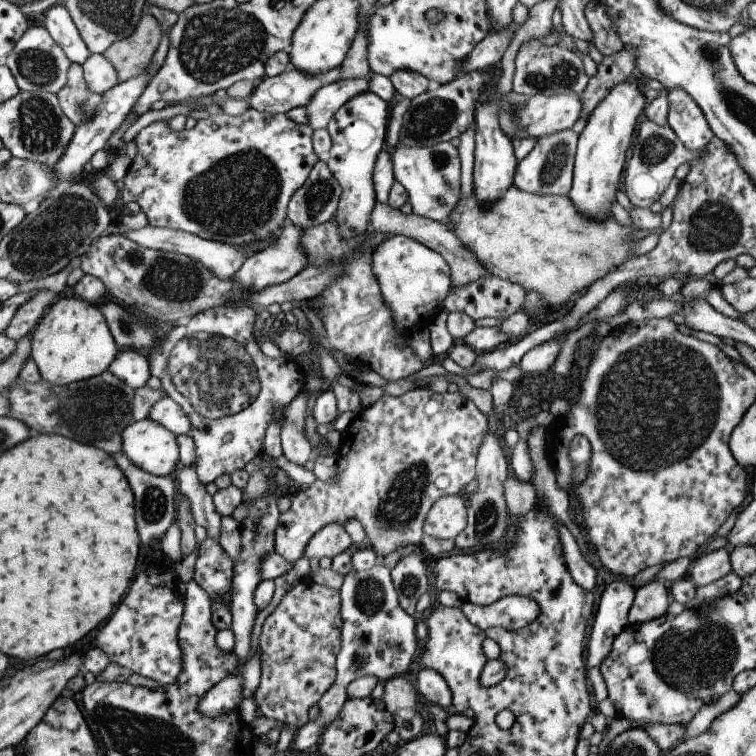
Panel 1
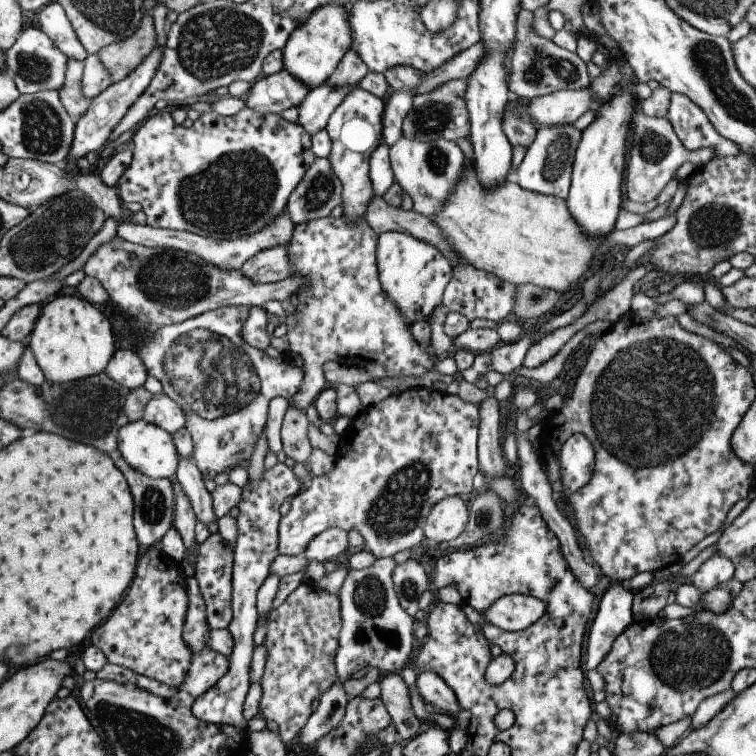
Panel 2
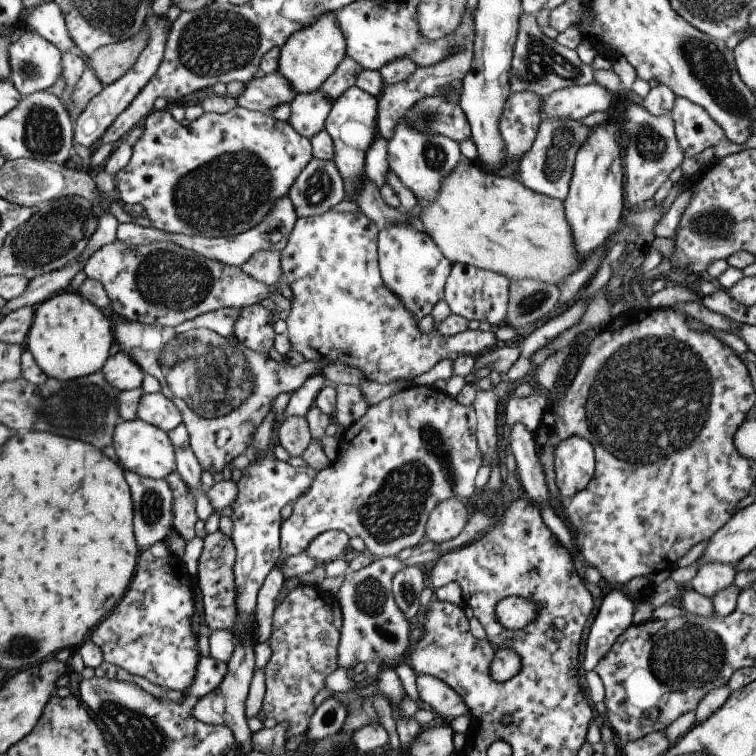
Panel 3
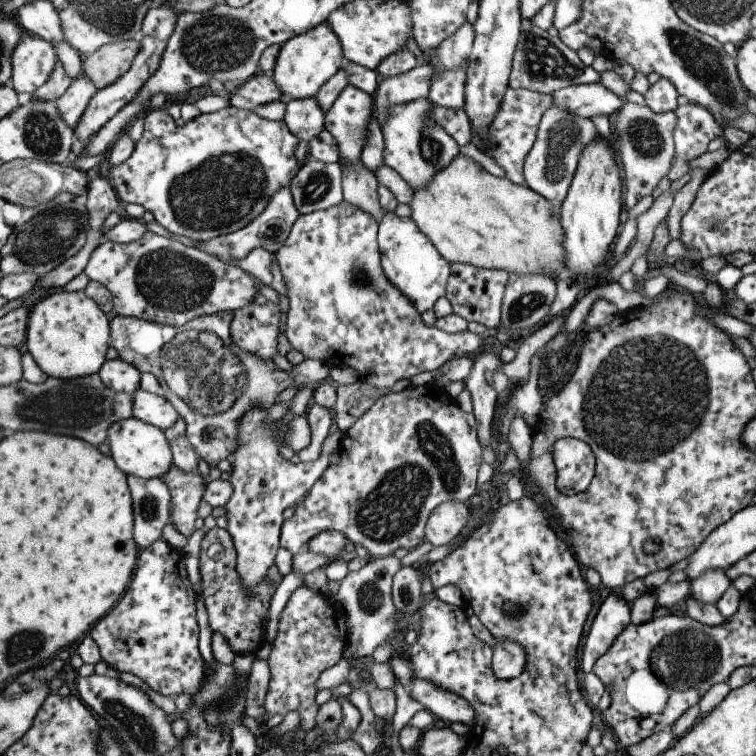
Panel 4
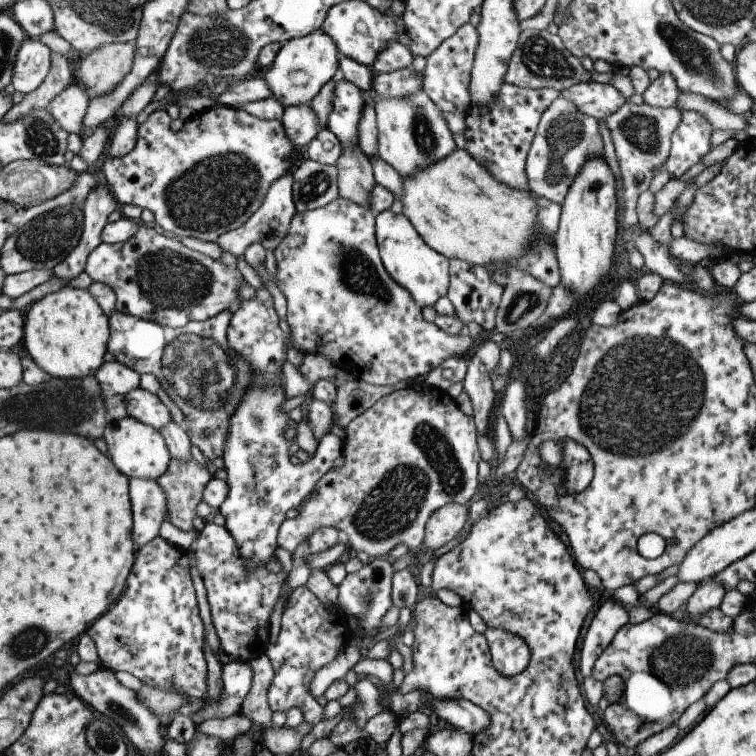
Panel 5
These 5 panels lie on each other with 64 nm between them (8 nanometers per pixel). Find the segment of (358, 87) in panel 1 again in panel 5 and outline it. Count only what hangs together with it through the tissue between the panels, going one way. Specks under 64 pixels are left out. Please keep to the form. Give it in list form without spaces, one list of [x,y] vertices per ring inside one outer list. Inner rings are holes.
[[[311,103],[287,106],[281,121],[296,150],[306,146],[321,131],[318,117],[312,110]]]

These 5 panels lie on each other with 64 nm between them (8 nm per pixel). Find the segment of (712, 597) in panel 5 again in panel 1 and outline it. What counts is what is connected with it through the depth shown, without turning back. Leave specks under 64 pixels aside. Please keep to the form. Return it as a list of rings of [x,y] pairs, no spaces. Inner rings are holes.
[[[723,547],[695,557],[688,572],[688,578],[696,587],[701,587],[724,578],[730,571],[732,567],[729,551]]]

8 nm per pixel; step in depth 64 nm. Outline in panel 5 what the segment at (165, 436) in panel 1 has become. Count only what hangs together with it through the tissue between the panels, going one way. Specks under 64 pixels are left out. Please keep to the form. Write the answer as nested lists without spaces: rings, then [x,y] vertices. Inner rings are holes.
[[[134,417],[110,420],[103,432],[103,438],[108,447],[106,454],[117,466],[117,469],[128,478],[157,479],[169,467],[171,454],[162,433]]]

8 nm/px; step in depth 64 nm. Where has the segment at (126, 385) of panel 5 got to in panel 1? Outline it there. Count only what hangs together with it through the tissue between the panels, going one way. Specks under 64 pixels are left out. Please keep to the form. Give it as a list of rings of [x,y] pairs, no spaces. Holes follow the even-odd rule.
[[[132,349],[120,350],[110,363],[109,371],[134,389],[144,387],[151,377],[148,358]]]

